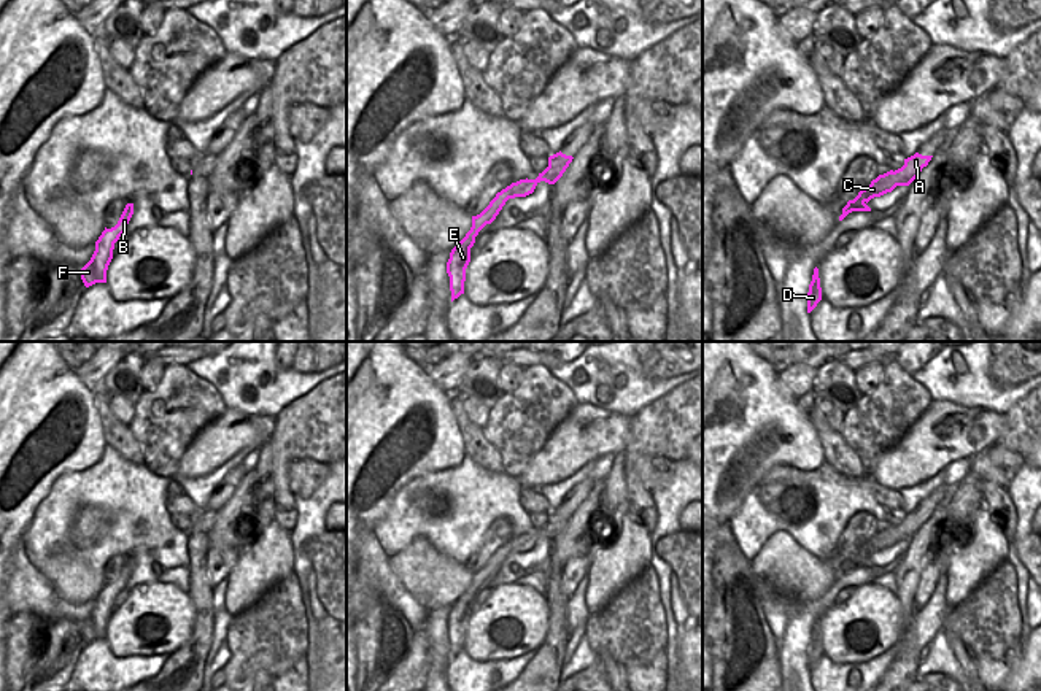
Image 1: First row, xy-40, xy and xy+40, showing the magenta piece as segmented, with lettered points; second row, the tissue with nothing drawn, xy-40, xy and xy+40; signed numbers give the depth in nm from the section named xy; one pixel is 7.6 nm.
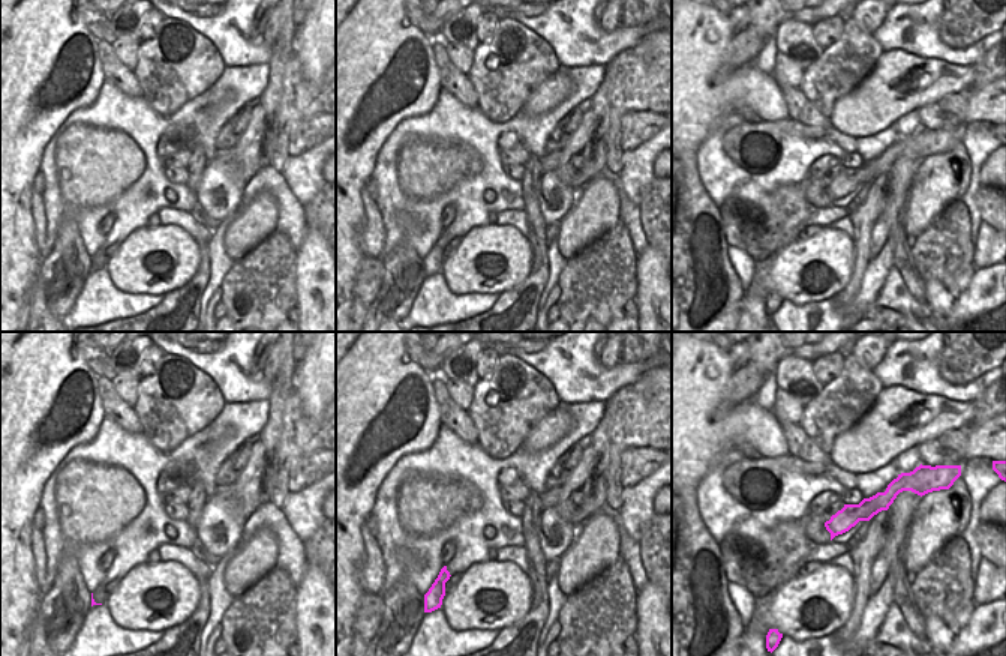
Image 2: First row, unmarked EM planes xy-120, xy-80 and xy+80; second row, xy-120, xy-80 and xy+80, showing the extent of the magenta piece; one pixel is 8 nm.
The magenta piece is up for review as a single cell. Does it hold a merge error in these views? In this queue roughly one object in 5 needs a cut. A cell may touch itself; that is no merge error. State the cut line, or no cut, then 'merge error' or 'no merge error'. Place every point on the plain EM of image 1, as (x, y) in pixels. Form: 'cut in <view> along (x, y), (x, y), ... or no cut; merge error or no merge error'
no cut; no merge error

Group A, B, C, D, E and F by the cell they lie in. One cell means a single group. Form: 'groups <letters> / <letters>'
groups A B C D E F

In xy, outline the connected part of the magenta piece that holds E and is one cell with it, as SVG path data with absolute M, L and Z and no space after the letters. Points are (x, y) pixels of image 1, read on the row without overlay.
M561 507L548 513L548 523L539 529L536 535L520 535L512 539L505 545L496 550L496 553L490 558L490 561L477 572L472 572L472 583L466 589L466 593L451 605L450 615L447 618L447 629L450 632L450 647L451 658L464 650L464 637L466 637L466 624L470 618L470 604L475 599L475 593L486 581L491 580L505 558L515 553L526 553L534 548L536 542L540 537L548 540L555 540L569 519L572 518L572 511L566 511Z

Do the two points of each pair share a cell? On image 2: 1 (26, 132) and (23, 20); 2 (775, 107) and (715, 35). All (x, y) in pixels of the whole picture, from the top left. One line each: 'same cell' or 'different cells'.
1: same cell
2: same cell

